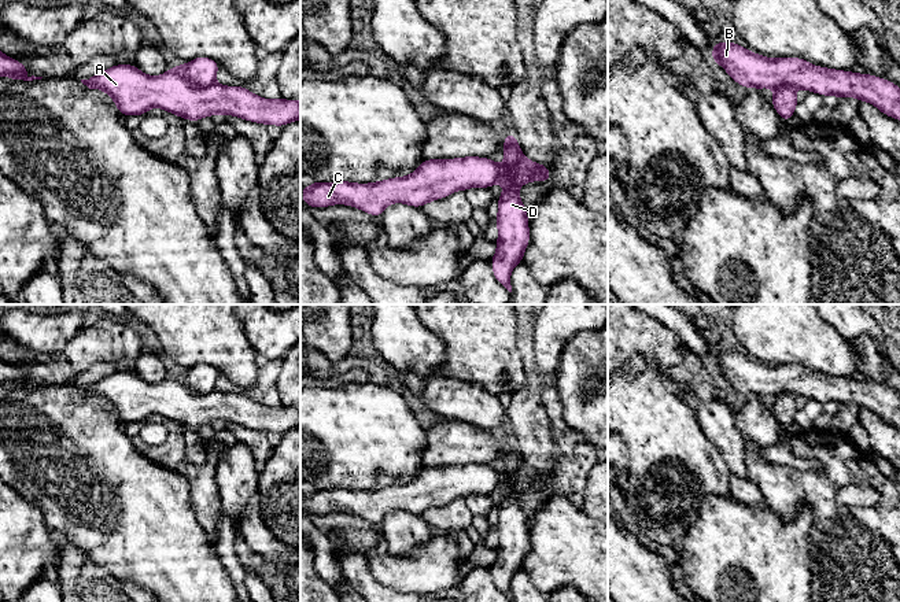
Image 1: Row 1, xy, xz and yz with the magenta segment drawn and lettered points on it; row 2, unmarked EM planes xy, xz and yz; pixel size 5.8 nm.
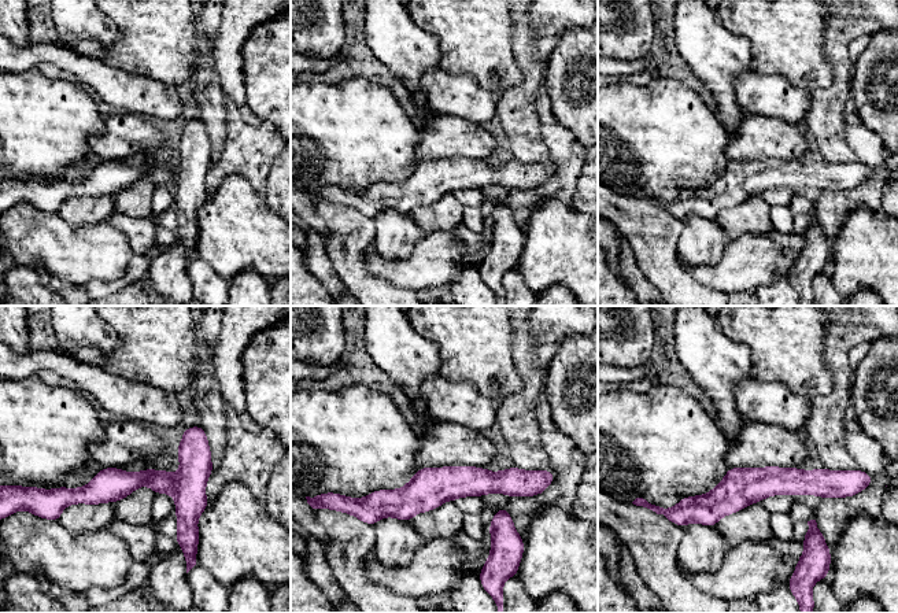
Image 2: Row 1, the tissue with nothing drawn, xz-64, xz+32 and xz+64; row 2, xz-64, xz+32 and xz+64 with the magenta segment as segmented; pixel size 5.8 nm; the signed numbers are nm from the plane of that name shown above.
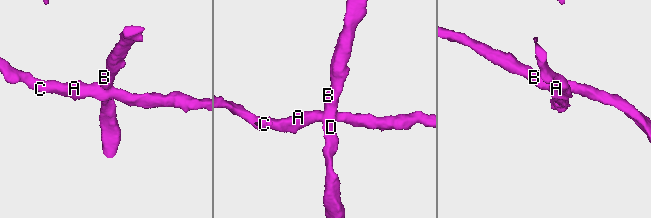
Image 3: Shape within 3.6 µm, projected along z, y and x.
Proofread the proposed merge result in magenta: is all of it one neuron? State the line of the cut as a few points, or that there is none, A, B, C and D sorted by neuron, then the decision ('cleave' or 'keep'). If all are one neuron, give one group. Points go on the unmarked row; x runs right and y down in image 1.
cut xy (179, 373), (194, 391), (214, 391); groups A C / B D; cleave

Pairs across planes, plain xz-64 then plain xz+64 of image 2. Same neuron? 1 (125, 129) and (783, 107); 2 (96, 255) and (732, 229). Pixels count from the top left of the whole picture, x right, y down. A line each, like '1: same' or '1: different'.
1: different
2: different

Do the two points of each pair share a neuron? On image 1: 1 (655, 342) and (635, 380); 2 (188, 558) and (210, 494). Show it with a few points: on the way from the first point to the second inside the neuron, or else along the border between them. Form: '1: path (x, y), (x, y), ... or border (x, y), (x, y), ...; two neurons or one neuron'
1: border (622, 365), (634, 355), (646, 355), (664, 370); two neurons
2: border (183, 476), (190, 486), (192, 506); two neurons

